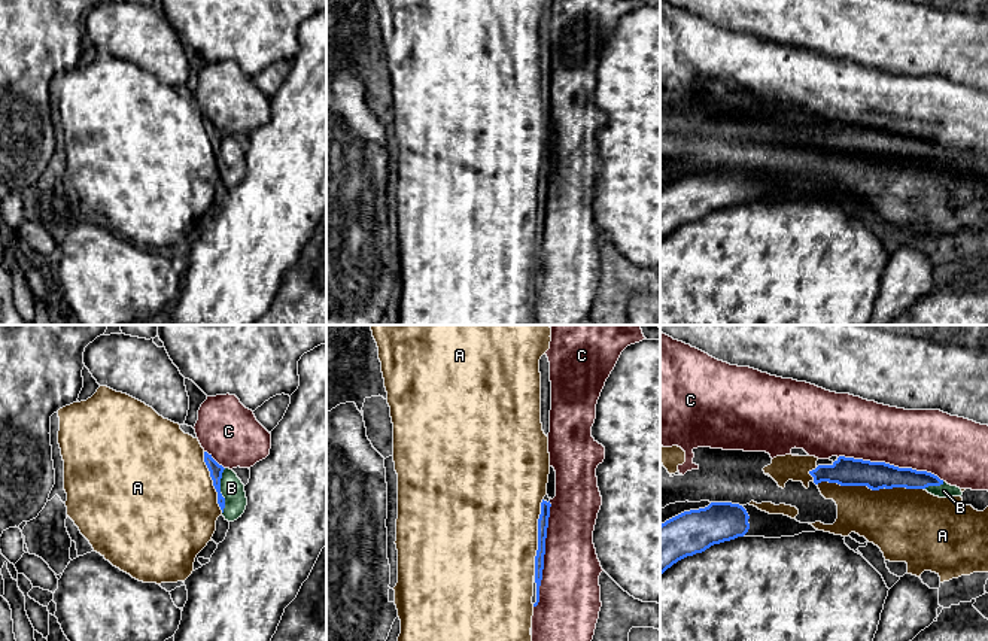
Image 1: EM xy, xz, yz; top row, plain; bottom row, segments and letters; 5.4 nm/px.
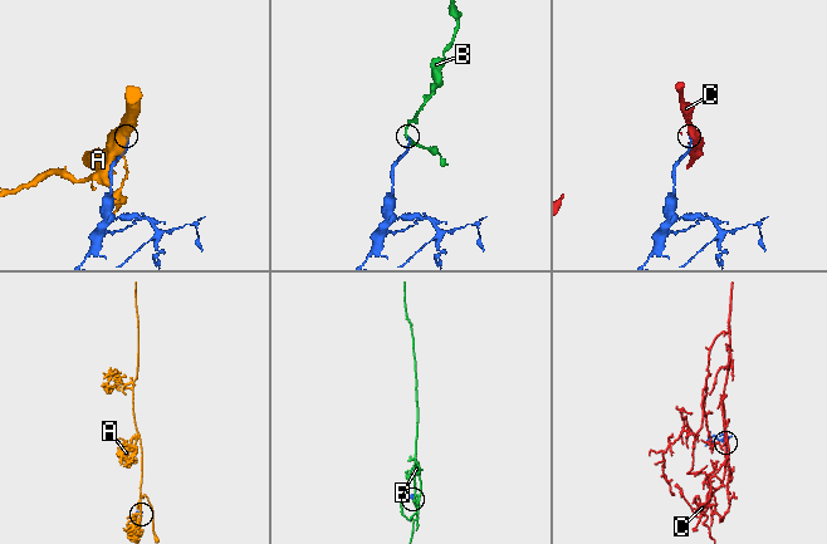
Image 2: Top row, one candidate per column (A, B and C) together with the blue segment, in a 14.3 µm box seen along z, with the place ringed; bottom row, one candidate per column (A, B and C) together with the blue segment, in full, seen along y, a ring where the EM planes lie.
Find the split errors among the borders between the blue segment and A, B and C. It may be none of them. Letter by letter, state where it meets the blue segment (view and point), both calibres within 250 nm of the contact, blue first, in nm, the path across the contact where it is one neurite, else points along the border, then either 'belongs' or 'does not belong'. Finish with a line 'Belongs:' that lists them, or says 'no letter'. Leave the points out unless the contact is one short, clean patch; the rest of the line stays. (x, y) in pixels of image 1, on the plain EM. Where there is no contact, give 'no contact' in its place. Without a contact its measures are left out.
A: contact yz (871, 154); calibres 160 and 380 nm; does not belong
B: contact xy (219, 157); calibres 70 and 130 nm; belongs
C: contact xz (544, 219); calibres 60 and 320 nm; does not belong
Belongs: B

